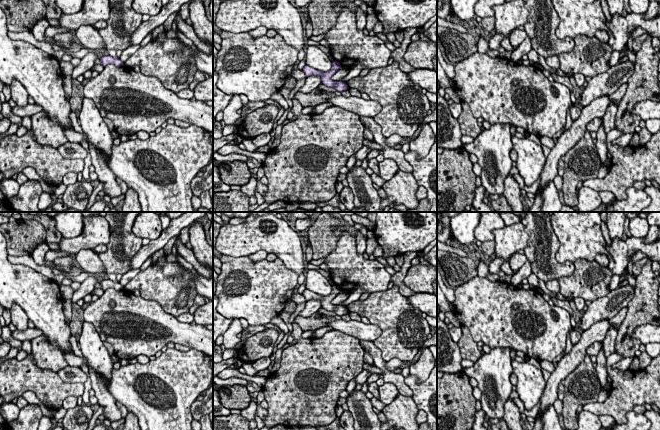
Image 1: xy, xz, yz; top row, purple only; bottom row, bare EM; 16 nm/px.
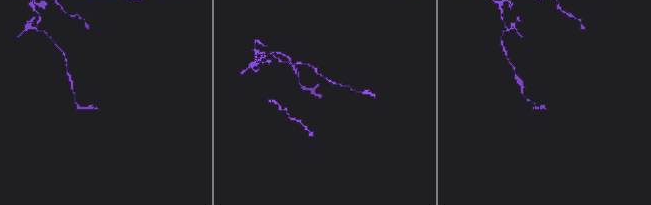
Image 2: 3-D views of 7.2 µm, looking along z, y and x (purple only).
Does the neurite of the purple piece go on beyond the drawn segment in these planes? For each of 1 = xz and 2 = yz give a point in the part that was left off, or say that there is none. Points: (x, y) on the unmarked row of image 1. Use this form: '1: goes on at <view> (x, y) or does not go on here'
1: does not go on here
2: does not go on here

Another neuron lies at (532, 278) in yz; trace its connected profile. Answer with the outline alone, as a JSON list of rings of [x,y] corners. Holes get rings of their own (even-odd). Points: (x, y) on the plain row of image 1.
[[[531,273],[527,279],[528,279],[529,284],[531,284],[537,288],[540,288],[545,294],[548,294],[550,297],[556,298],[561,301],[565,300],[565,299],[573,300],[573,297],[565,297],[560,292],[553,293],[553,292],[549,291],[545,286],[545,282],[543,280],[539,279],[534,273]]]

